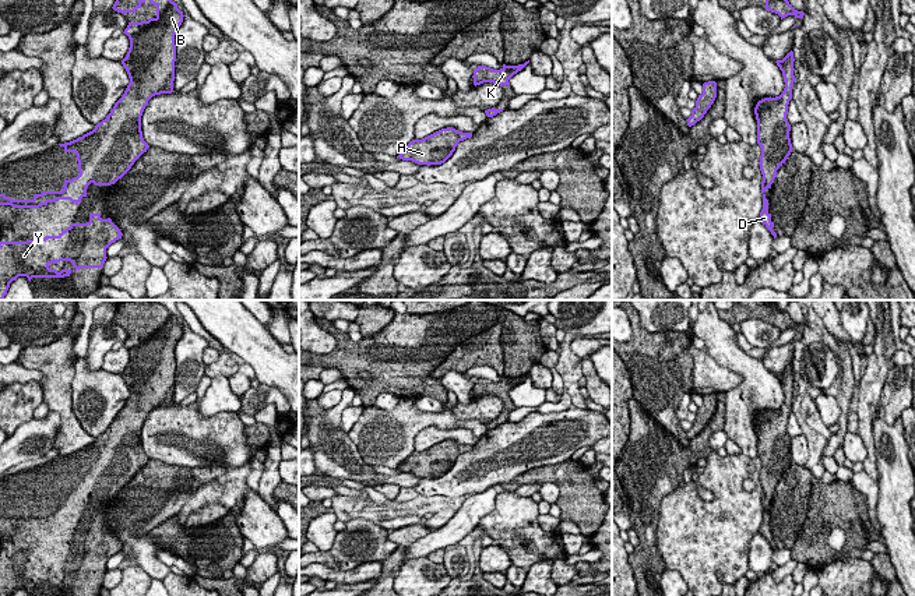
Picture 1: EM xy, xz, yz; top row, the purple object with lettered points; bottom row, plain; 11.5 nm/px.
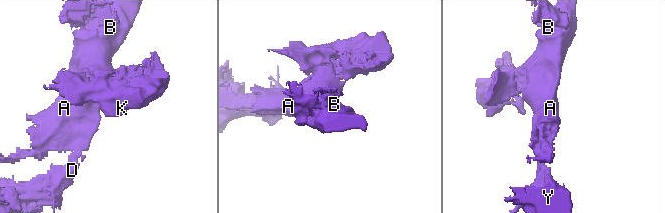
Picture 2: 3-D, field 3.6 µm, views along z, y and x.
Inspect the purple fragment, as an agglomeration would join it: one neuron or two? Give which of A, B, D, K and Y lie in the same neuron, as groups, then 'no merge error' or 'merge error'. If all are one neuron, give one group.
groups A B D K Y; no merge error

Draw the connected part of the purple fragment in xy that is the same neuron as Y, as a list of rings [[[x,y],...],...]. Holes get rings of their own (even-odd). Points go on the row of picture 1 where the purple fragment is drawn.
[[[89,214],[87,223],[71,223],[57,236],[41,240],[0,241],[0,300],[18,276],[64,278],[81,268],[103,268],[106,248],[123,233],[110,218]],[[70,261],[71,269],[50,269],[52,262]]]

